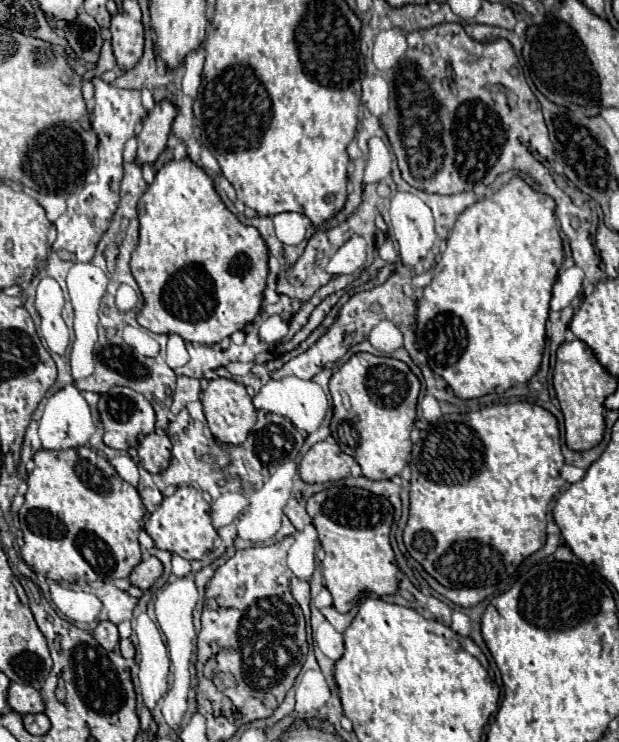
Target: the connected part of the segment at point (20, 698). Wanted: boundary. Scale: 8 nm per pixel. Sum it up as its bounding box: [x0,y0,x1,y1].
[8,684,46,714]

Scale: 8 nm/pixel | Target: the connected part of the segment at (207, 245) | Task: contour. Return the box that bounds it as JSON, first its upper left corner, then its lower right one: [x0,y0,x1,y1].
[130,156,268,344]

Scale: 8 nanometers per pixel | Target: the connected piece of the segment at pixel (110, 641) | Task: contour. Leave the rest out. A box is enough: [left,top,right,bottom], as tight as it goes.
[94,622,118,650]

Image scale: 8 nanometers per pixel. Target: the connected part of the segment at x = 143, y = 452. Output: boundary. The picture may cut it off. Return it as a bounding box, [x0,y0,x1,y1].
[138,432,172,474]

